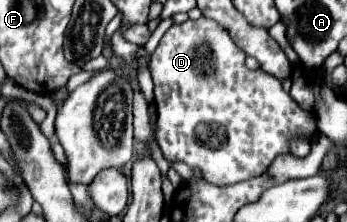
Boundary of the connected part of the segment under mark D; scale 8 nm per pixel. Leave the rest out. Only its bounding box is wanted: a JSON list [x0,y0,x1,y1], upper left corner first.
[150,17,318,185]

